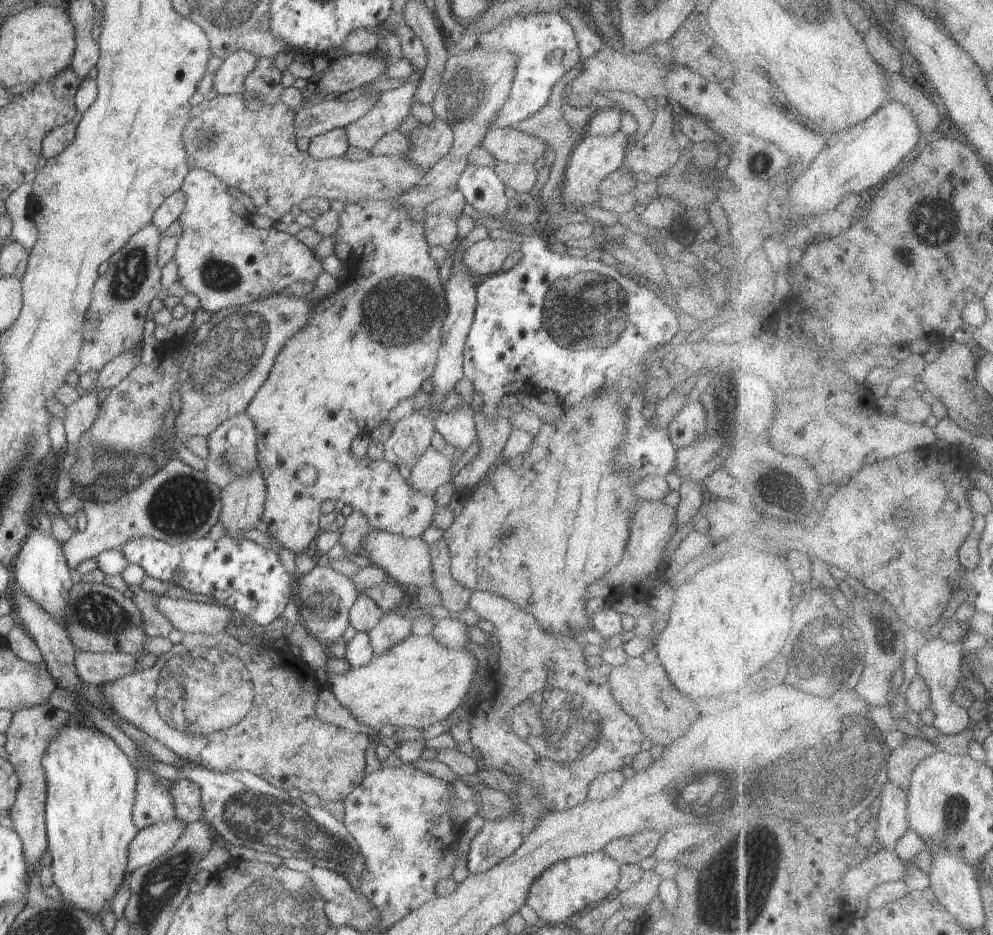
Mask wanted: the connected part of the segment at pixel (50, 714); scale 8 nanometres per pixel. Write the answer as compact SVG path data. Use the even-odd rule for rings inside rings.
M49 702L36 706L36 708L22 708L13 712L10 726L6 733L6 752L8 760L14 767L19 778L19 787L16 793L16 802L10 809L10 818L12 818L12 829L14 829L23 844L24 860L28 872L36 868L41 868L40 860L47 851L47 832L45 824L45 806L47 797L47 782L44 768L42 768L42 758L46 754L48 742L54 738L54 734L68 725L72 721L72 716L63 710L54 710Z

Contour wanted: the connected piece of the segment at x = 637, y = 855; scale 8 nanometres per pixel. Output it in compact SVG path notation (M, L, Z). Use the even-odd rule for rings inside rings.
M642 832L628 838L616 838L608 844L607 853L619 864L639 864L640 860L653 856L660 832Z

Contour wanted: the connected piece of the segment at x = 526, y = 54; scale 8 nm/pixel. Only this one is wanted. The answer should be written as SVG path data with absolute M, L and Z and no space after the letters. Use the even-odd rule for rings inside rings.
M559 12L514 16L488 32L479 33L477 38L480 38L482 46L484 42L514 44L512 52L520 56L508 99L496 113L496 120L489 125L492 128L516 127L519 122L536 114L549 102L554 84L582 60L572 25Z

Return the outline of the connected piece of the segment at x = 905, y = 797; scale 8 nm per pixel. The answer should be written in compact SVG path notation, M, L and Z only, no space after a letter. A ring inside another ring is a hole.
M890 781L881 804L881 813L875 821L876 839L873 847L875 850L895 851L900 840L911 829L909 792L906 792L902 786L898 786L896 782Z

